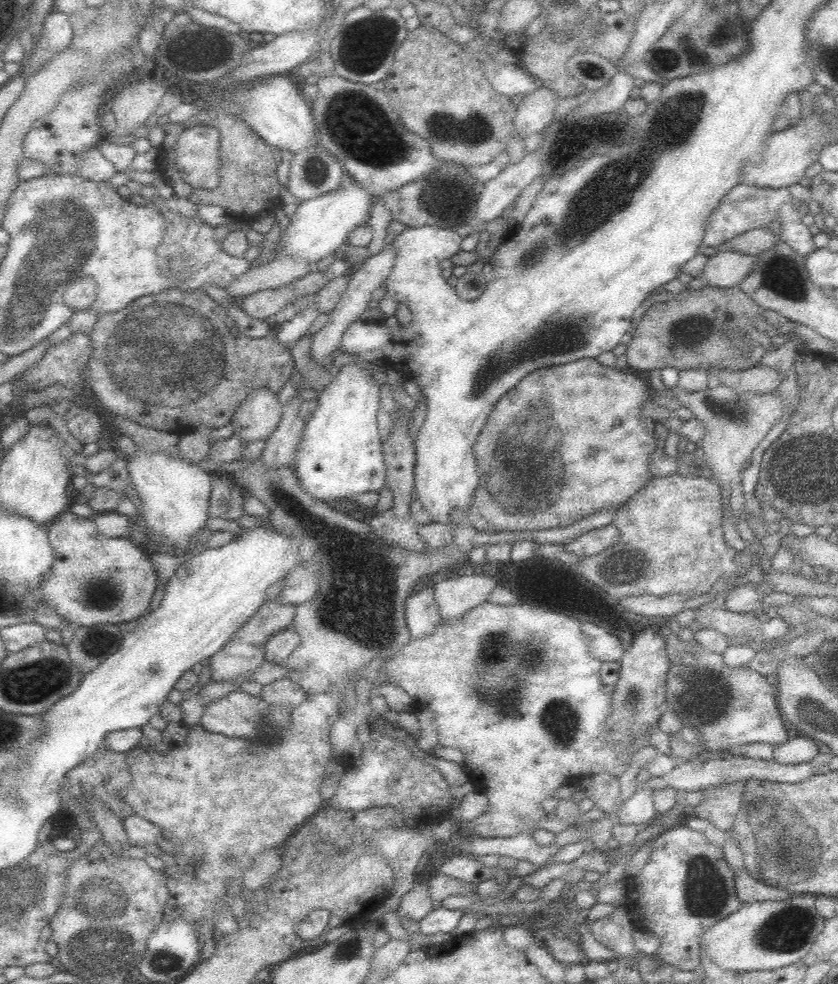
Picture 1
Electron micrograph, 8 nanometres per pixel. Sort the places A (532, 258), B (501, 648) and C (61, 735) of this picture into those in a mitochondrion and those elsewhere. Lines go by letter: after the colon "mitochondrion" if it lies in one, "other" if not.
A: mitochondrion
B: mitochondrion
C: other

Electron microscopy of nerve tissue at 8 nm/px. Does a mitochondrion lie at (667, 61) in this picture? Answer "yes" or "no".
yes

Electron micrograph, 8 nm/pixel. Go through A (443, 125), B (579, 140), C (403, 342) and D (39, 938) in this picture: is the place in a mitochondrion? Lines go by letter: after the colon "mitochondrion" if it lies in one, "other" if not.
A: mitochondrion
B: mitochondrion
C: other
D: other

